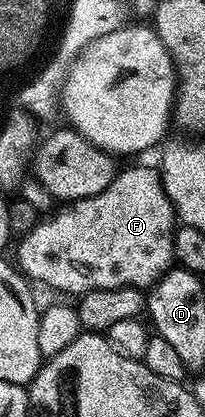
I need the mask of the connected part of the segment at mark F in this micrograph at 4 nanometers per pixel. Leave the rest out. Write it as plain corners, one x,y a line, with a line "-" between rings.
133,165
130,169
125,169
114,176
113,182
110,183
103,191
99,191
99,195
91,195
84,197
78,201
68,202
64,207
58,208
52,215
46,216
44,219
38,220
29,233
20,238
21,246
17,249
16,264
19,266
26,278
32,279
34,282
46,281
53,289
58,289
61,293
74,293
80,295
90,293
96,289
118,289
124,285
131,286
132,289
142,291
148,290
156,283
164,273
169,272
174,264
175,258
173,255
173,235
175,232
175,214
173,212
173,204
167,195
167,191
161,182
160,172
156,168
153,169
149,165

